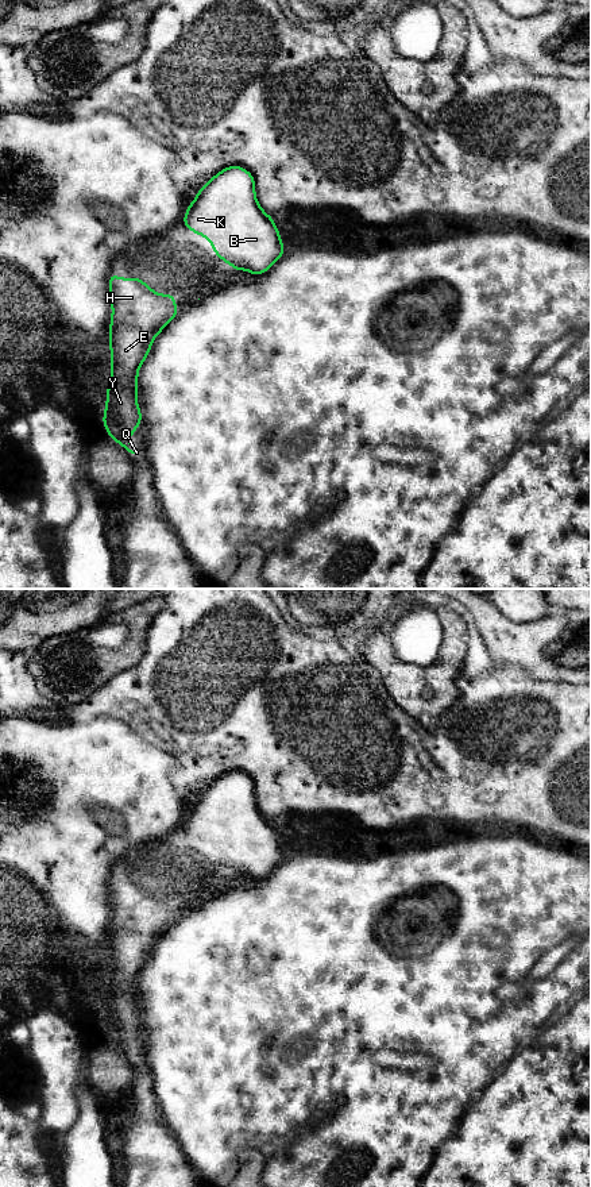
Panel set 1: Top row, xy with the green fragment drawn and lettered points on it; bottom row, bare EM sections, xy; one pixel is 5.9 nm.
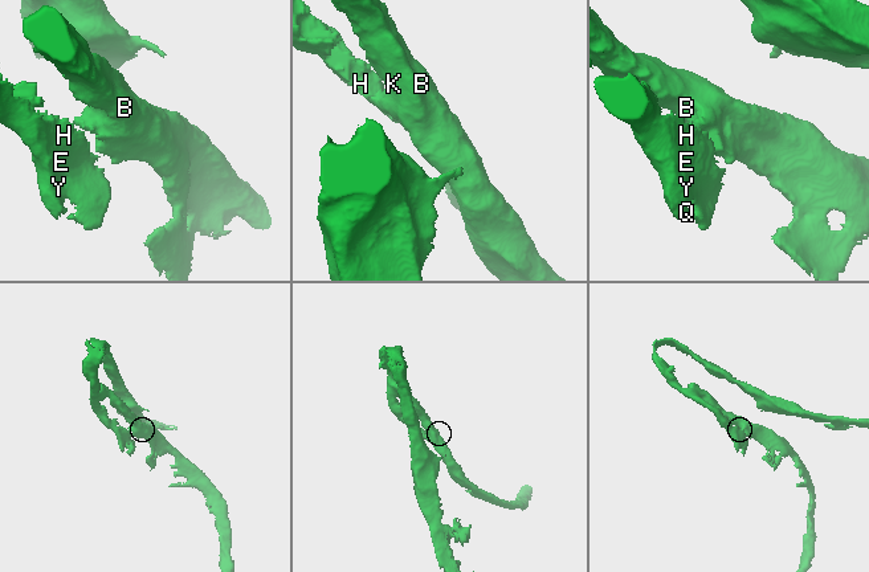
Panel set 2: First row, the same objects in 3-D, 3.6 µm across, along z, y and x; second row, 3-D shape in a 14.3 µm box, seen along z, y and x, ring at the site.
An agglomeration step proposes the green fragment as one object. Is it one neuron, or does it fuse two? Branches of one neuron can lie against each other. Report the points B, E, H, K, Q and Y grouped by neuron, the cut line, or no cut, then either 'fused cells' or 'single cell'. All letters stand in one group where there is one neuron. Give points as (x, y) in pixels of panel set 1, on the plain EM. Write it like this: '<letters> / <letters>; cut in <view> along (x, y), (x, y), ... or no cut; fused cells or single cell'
B E H K Q Y; no cut; single cell

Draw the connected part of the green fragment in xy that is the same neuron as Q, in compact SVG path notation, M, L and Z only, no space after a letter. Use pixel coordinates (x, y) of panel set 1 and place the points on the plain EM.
M108 880L112 924L109 955L111 988L107 995L103 1029L108 1041L138 1063L140 1053L127 1047L142 1029L136 1007L138 975L147 963L155 941L179 918L175 899L158 899L142 883Z

